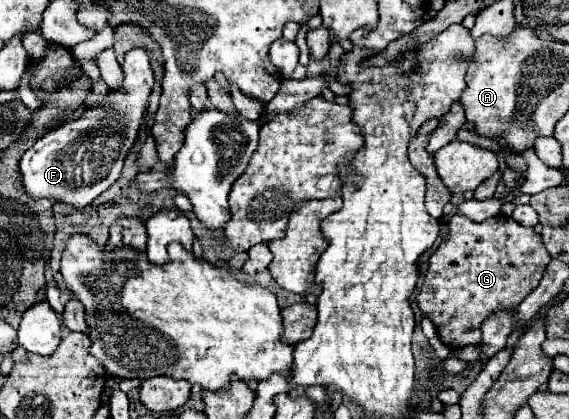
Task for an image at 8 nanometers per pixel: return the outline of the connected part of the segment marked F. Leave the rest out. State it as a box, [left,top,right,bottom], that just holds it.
[20,49,154,209]

